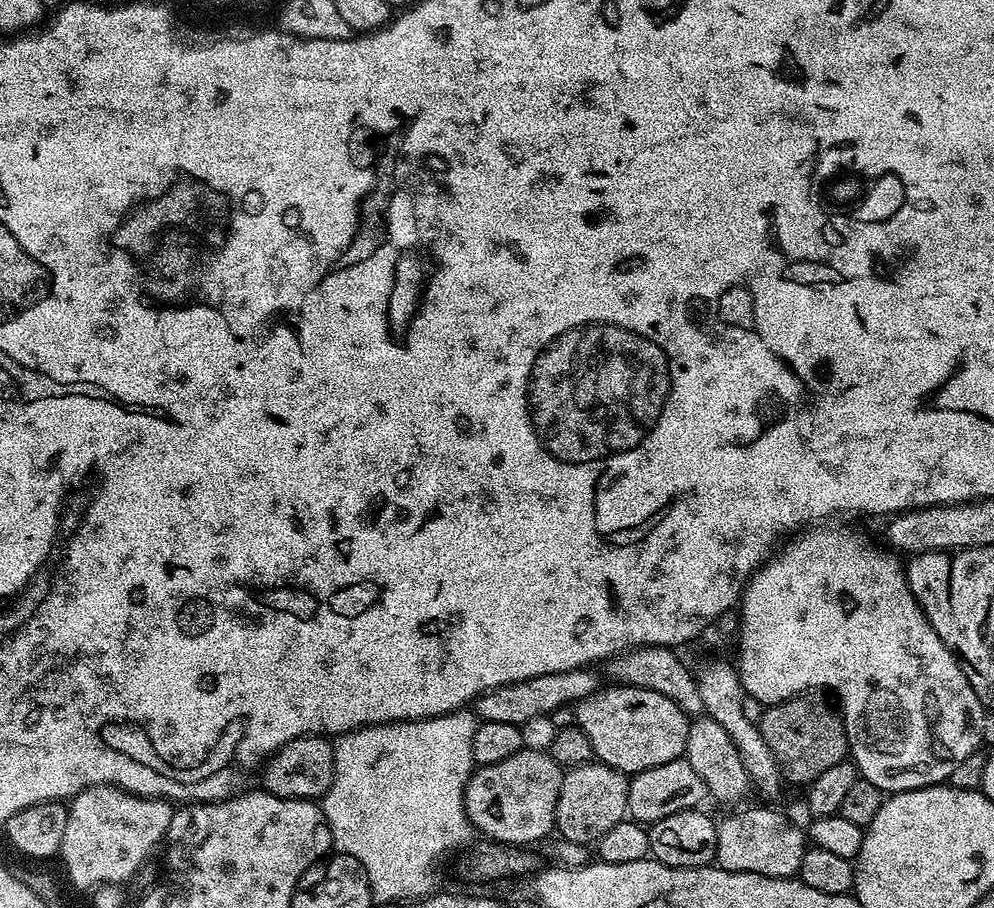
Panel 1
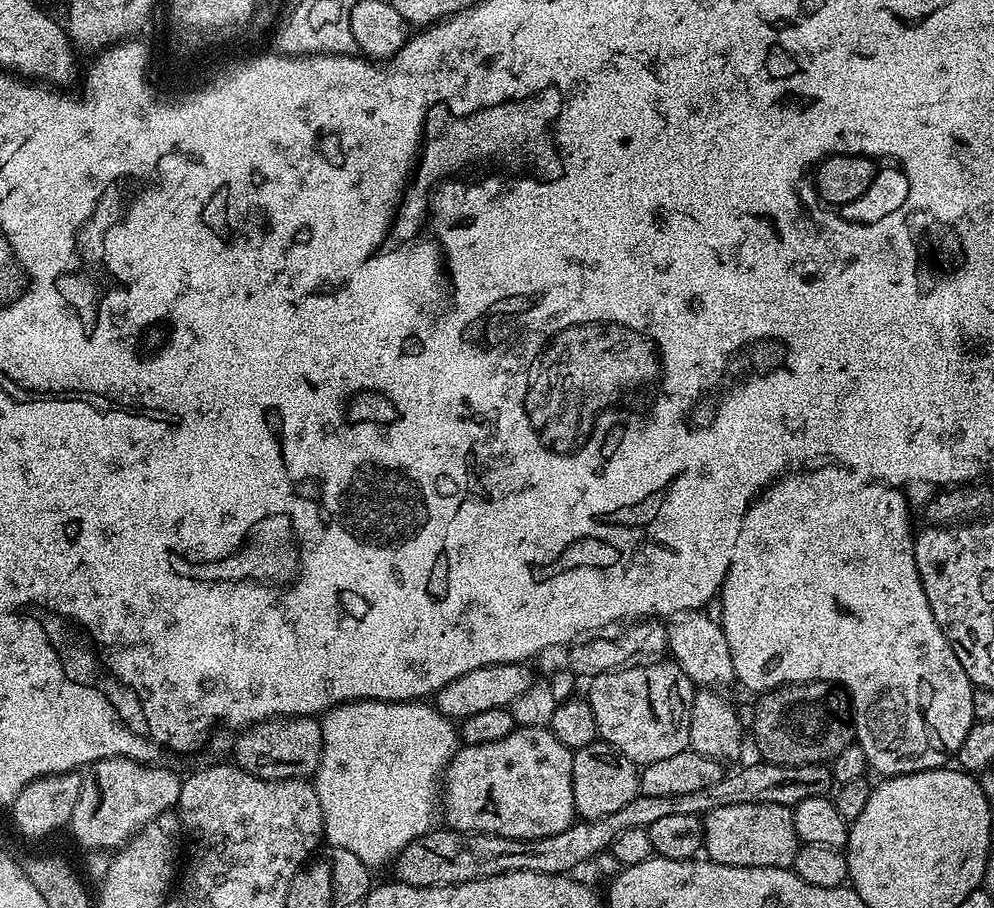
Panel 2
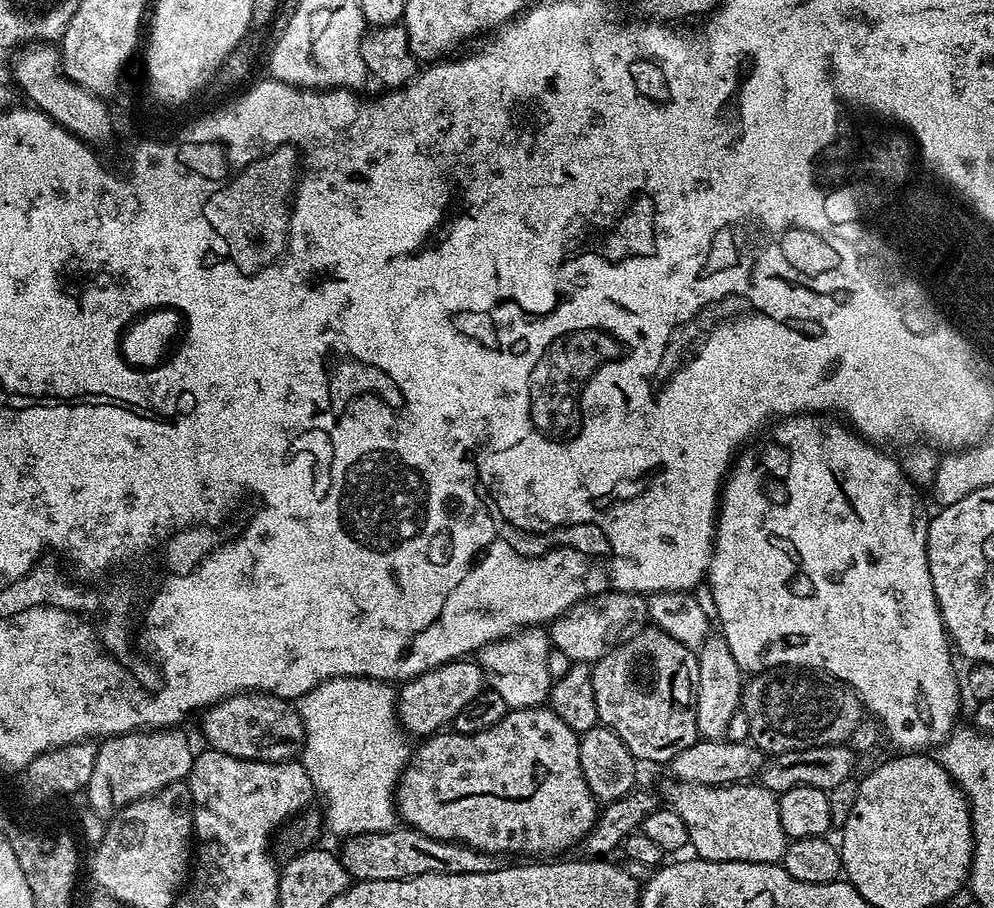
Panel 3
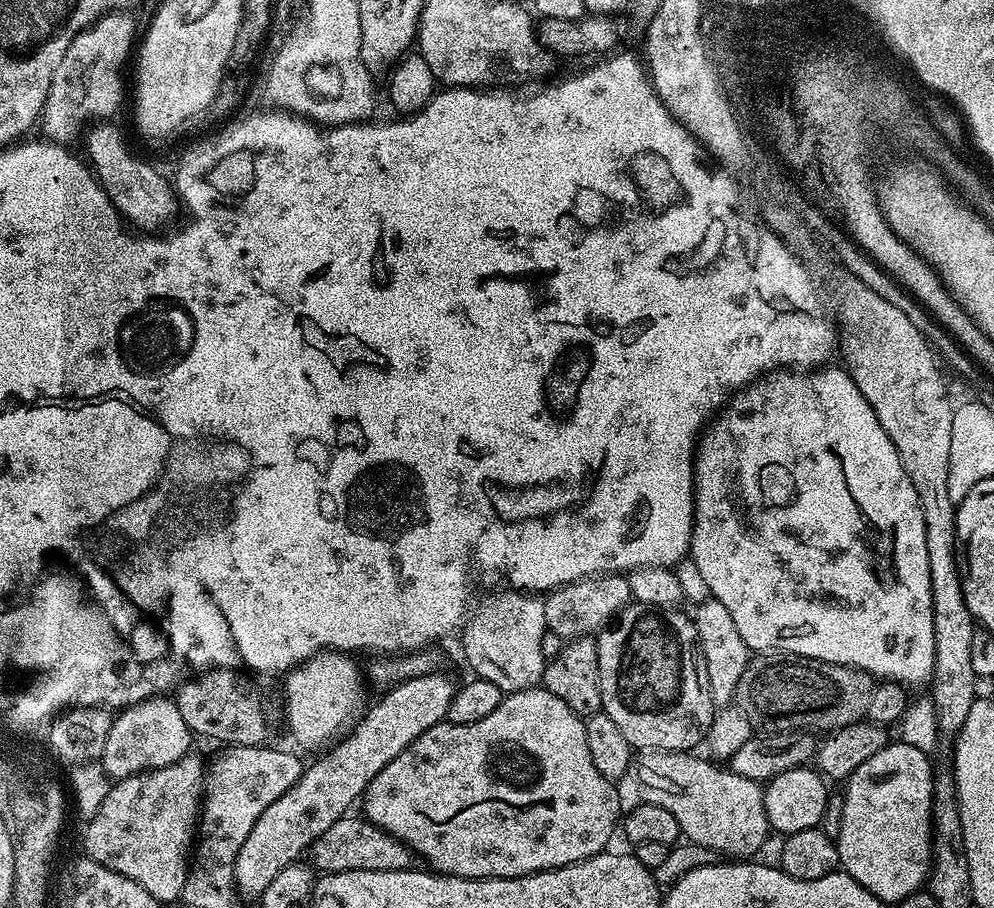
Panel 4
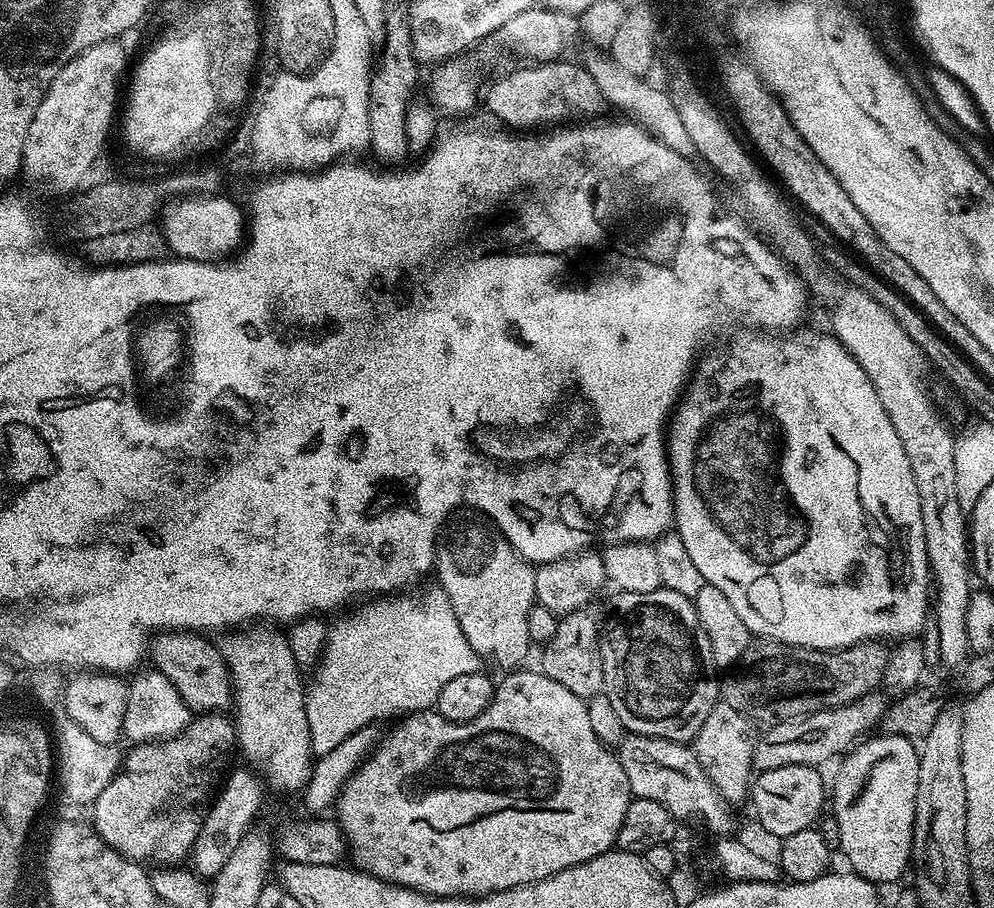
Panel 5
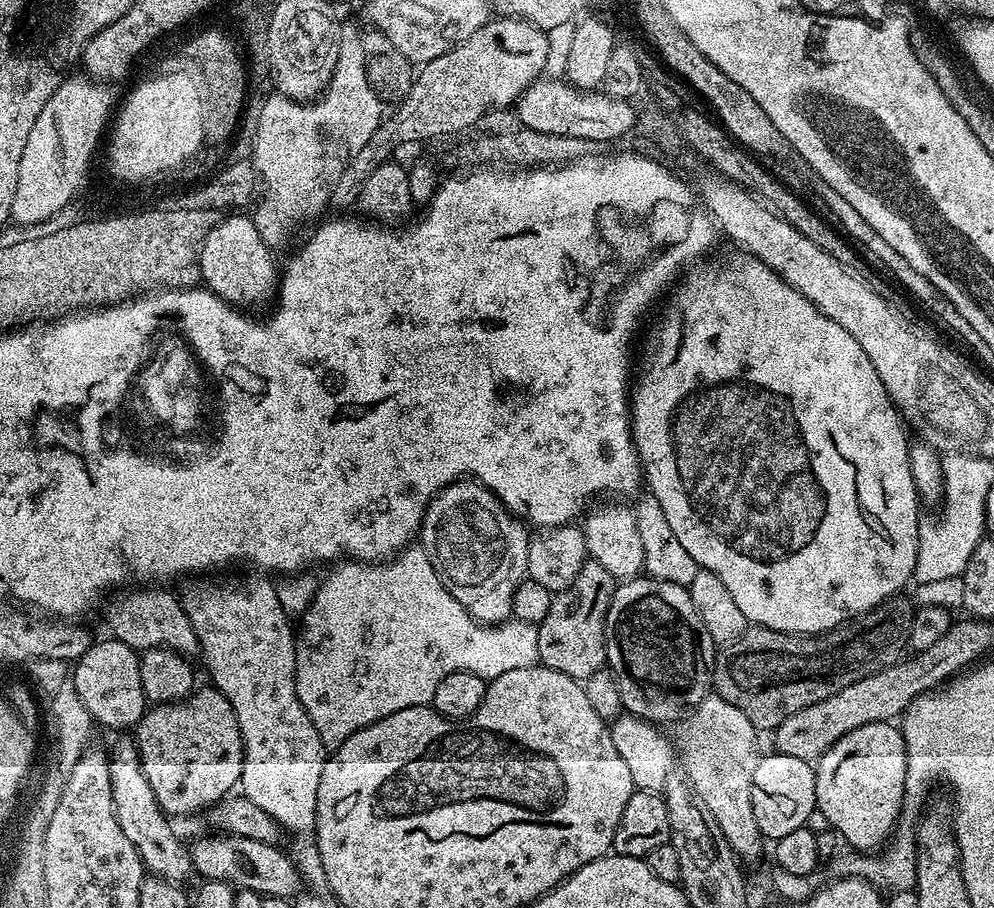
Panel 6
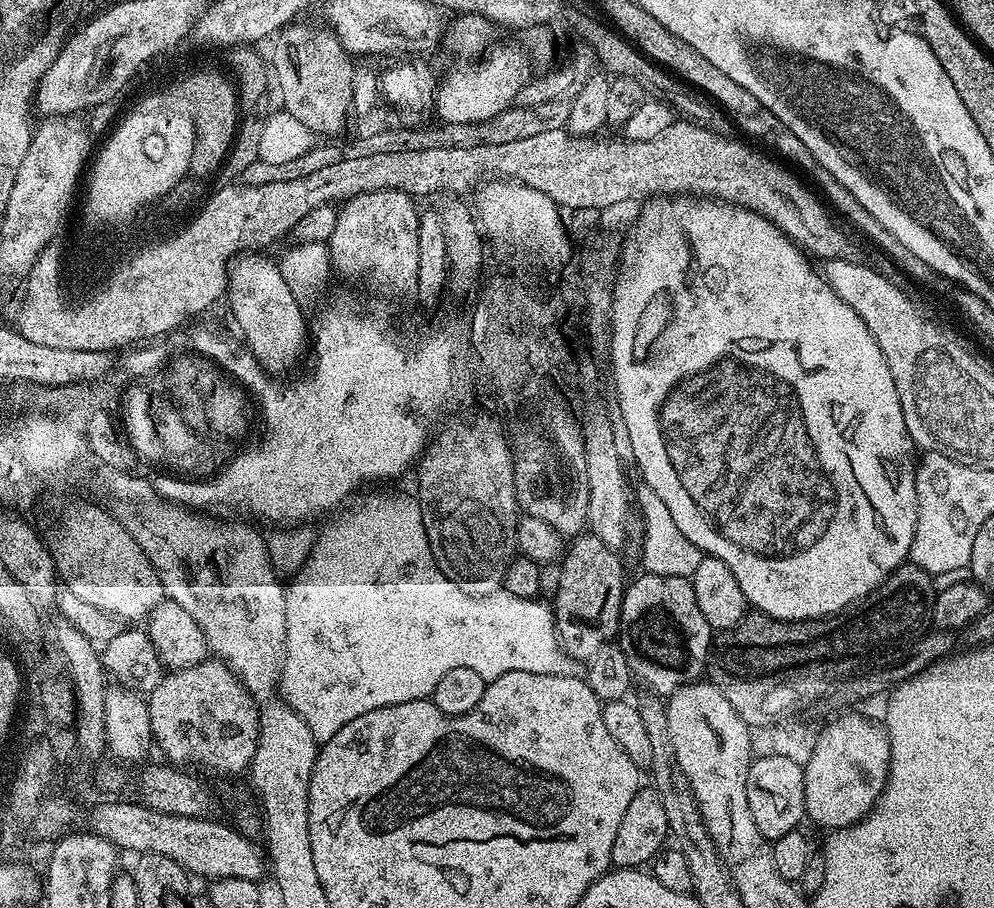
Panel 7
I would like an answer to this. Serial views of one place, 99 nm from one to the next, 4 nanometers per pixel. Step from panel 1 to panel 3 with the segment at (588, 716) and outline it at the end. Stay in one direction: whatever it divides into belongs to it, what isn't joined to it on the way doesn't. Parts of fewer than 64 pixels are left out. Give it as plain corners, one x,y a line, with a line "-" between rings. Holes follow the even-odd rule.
648,626
644,629
646,629
645,632
640,632
637,636
630,637
629,640
621,639
619,643
611,647
599,660
591,665
592,681
594,682
594,702
598,702
600,724
613,731
626,744
630,754
635,756
637,761
649,760
652,764
667,765
678,753
686,750
686,746
694,746
694,742
698,738
695,709
696,683
698,682
697,653
693,649
687,648
682,642
678,642
678,638
670,638
670,634
666,634
661,628

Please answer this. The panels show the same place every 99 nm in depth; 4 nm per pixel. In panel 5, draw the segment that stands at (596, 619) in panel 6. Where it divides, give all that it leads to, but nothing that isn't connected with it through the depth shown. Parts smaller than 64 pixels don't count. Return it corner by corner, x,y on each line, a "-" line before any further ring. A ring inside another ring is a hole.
587,607
578,609
576,612
561,615
557,622
557,629
554,636
542,646
544,652
540,656
539,671
545,672
554,682
562,682
566,690
572,691
585,698
596,696
602,692
604,679
602,678
602,654
600,653
600,629
601,625
596,624
596,616

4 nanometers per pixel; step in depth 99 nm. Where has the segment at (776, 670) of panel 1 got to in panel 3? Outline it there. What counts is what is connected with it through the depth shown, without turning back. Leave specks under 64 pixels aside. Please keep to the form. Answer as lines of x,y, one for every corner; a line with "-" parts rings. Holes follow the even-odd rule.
828,414
789,416
773,423
767,435
760,439
749,443
733,459
724,477
716,514
716,542
712,546
712,557
706,573
706,585
713,591
714,603
718,606
716,620
720,625
719,631
734,654
734,662
738,662
741,672
745,674
780,670
785,666
792,670
819,670
850,685
860,695
861,704
878,721
883,735
887,739
889,736
900,747
897,749
901,753
924,754
939,749
957,727
956,715
960,712
962,684
958,676
956,680
956,668
952,665
954,652
944,631
944,619
940,617
940,607
930,582
926,554
929,517
924,516
924,508
916,497
917,489
904,475
903,467
884,453
887,451
869,444
851,427

